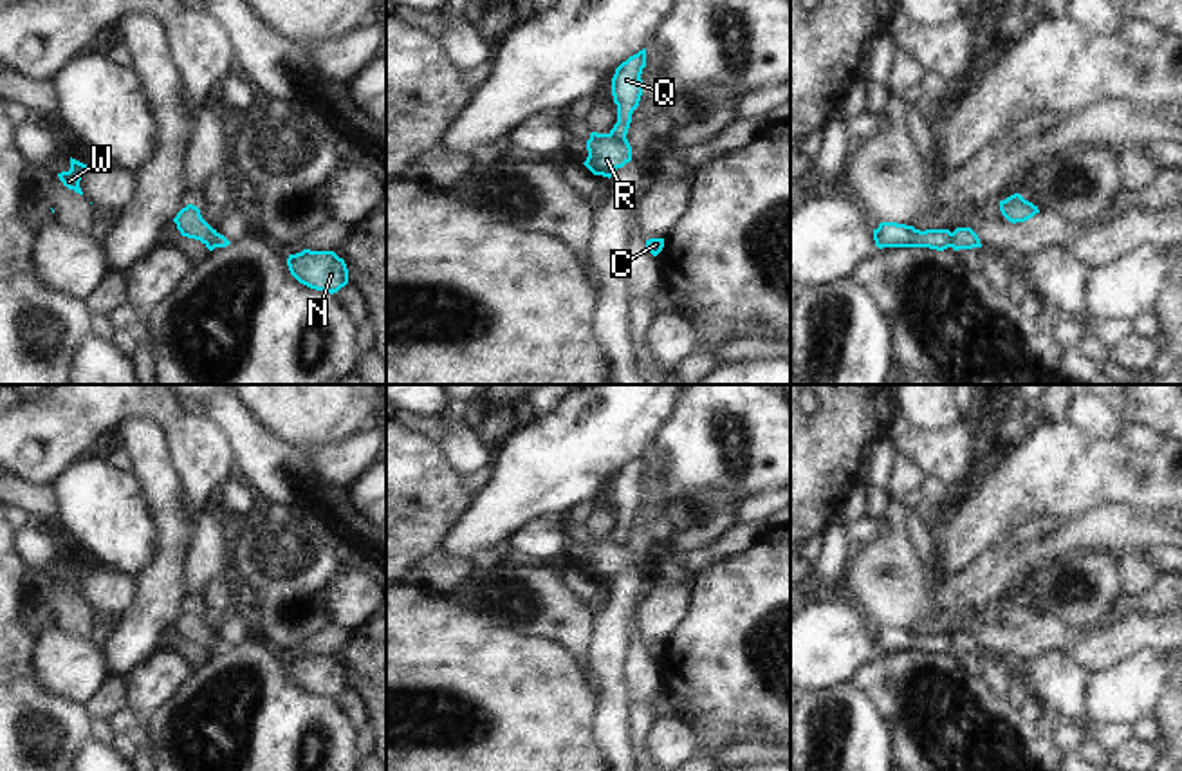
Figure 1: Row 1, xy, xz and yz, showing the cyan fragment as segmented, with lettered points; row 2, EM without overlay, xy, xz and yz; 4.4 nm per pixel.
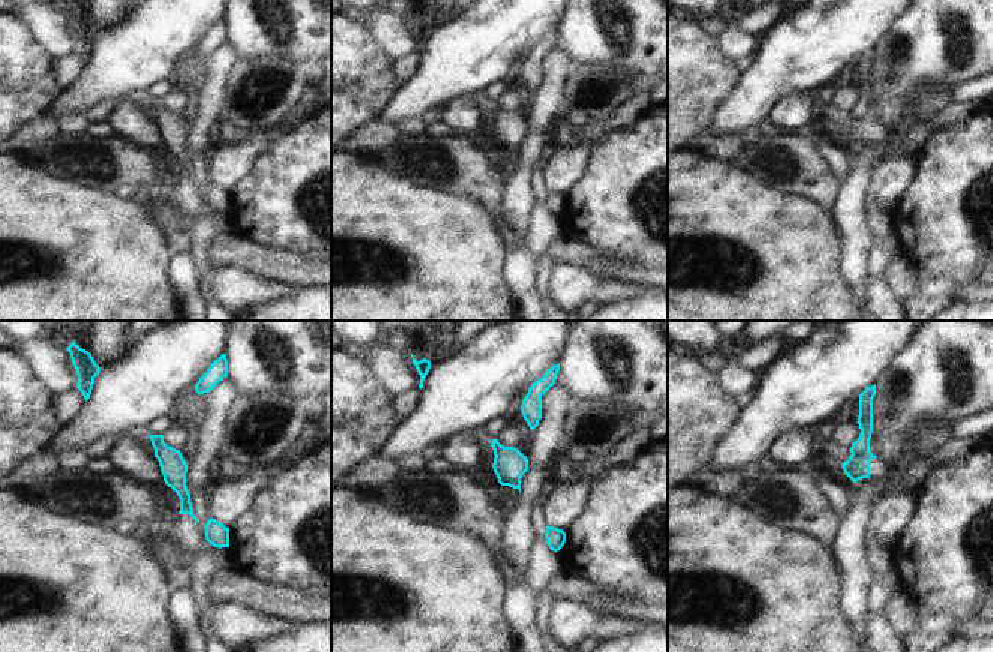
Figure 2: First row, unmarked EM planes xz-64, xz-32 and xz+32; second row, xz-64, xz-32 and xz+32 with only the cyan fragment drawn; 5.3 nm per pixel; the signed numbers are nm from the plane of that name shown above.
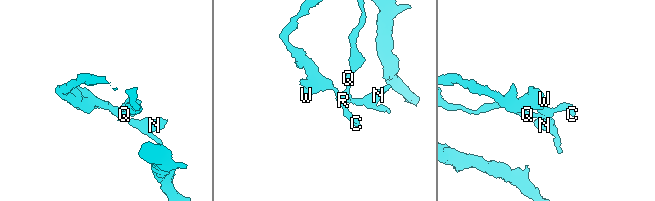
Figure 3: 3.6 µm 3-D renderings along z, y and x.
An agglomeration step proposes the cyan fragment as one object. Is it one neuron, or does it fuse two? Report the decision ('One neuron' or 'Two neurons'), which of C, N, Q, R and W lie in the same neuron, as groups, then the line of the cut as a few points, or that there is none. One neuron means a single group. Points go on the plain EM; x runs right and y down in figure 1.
Two neurons. Groups: C N R W / Q. Split along xz (609, 538), (625, 544)

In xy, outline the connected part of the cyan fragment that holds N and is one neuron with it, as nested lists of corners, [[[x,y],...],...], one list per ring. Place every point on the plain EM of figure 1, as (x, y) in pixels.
[[[303,654],[289,659],[287,670],[300,688],[316,695],[334,699],[348,688],[346,668],[334,655]]]

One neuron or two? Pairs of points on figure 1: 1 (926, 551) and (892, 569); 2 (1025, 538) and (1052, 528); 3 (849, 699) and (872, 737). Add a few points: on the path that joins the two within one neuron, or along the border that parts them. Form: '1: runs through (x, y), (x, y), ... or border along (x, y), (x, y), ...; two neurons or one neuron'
1: border along (903, 524), (914, 549), (930, 573); two neurons
2: runs through (1033, 531), (1045, 528); one neuron
3: runs through (849, 708), (849, 714), (863, 728); one neuron

